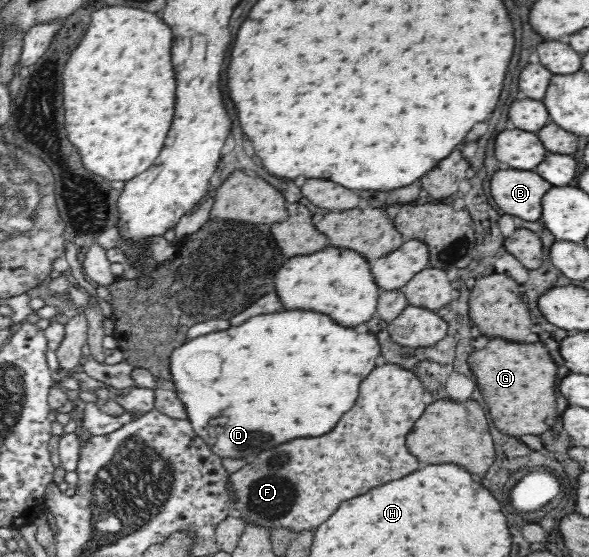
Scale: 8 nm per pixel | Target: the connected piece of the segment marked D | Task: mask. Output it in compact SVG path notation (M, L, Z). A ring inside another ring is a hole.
M284 309L271 315L256 315L239 327L200 335L176 347L168 361L171 380L165 385L175 390L195 434L205 440L213 454L251 463L265 449L297 437L329 433L343 413L353 407L359 385L376 368L379 355L379 342L369 332L357 333L319 312Z

